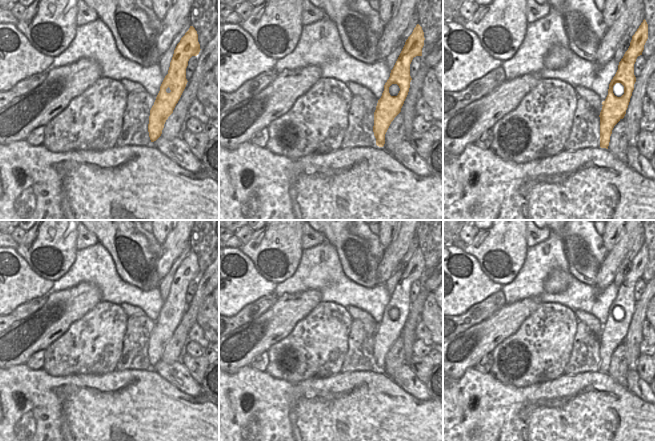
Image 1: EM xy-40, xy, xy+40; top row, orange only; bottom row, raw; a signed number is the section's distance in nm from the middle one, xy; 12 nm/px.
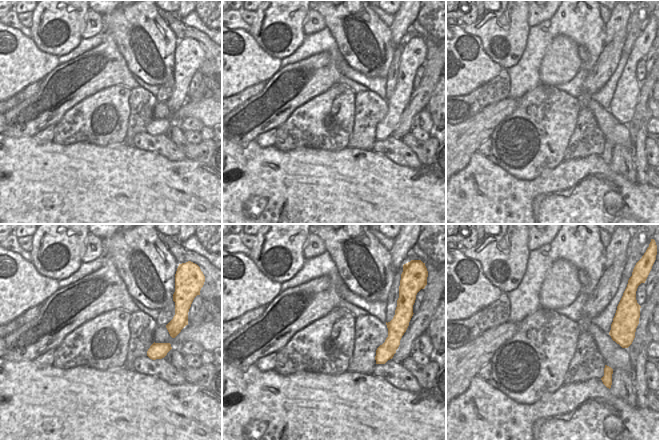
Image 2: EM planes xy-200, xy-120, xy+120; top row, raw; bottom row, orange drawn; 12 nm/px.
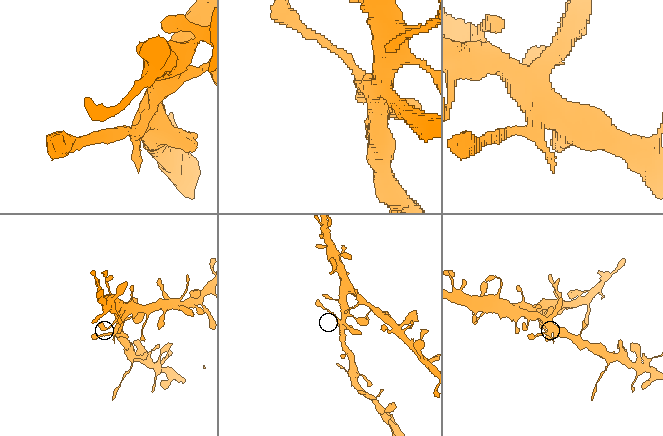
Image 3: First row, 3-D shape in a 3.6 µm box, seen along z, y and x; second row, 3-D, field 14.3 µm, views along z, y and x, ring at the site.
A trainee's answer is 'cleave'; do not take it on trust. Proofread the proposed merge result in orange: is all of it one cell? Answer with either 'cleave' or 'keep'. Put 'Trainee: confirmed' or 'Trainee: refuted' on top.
Trainee: confirmed
cleave

